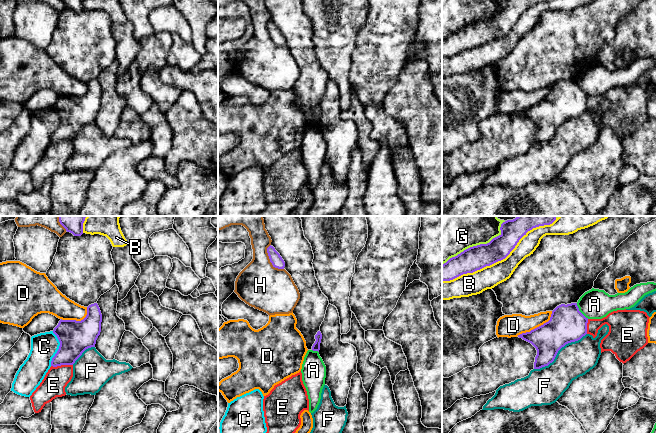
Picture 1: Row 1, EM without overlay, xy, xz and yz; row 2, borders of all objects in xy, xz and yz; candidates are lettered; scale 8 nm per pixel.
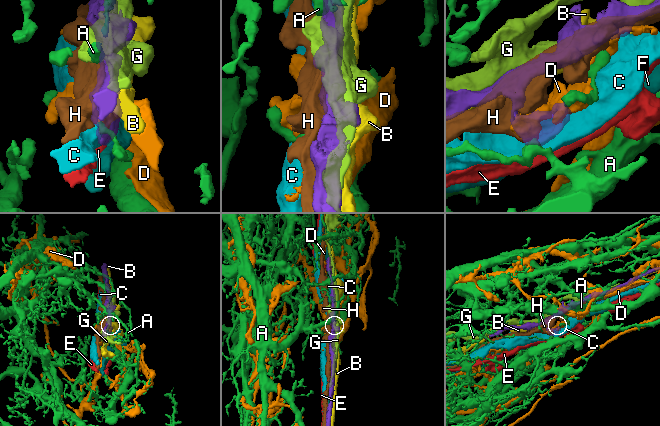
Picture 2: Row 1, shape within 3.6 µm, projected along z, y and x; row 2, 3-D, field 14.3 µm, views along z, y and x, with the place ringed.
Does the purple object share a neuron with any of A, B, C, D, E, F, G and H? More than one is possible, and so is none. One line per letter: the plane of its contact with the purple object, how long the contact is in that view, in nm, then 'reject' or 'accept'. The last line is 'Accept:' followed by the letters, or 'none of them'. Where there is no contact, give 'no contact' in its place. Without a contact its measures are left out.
A: contact in yz; length 160 nm; reject
B: contact in yz; length 1000 nm; reject
C: contact in xy; length 280 nm; reject
D: contact in yz; length 340 nm; reject
E: contact in xy; length 180 nm; reject
F: contact in yz; length 500 nm; reject
G: contact in yz; length 600 nm; reject
H: contact in xz; length 240 nm; reject
Accept: none of them

